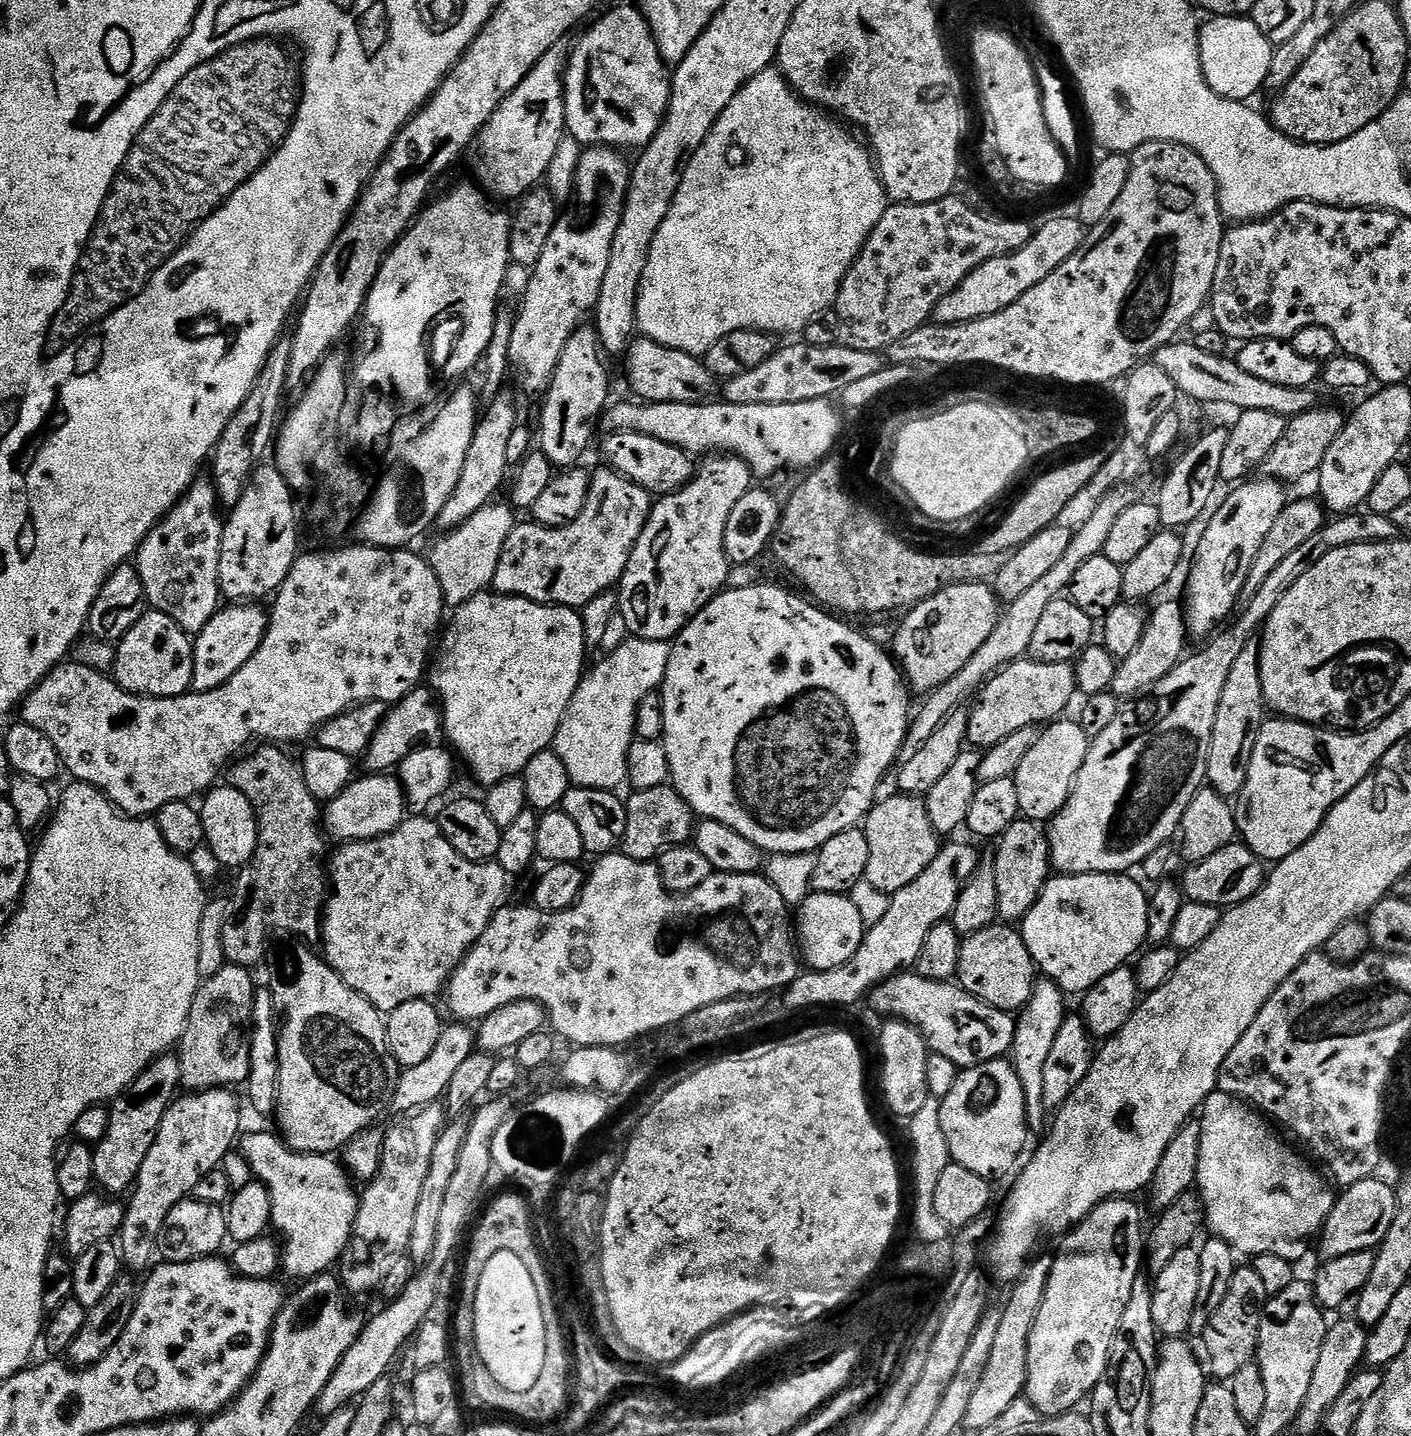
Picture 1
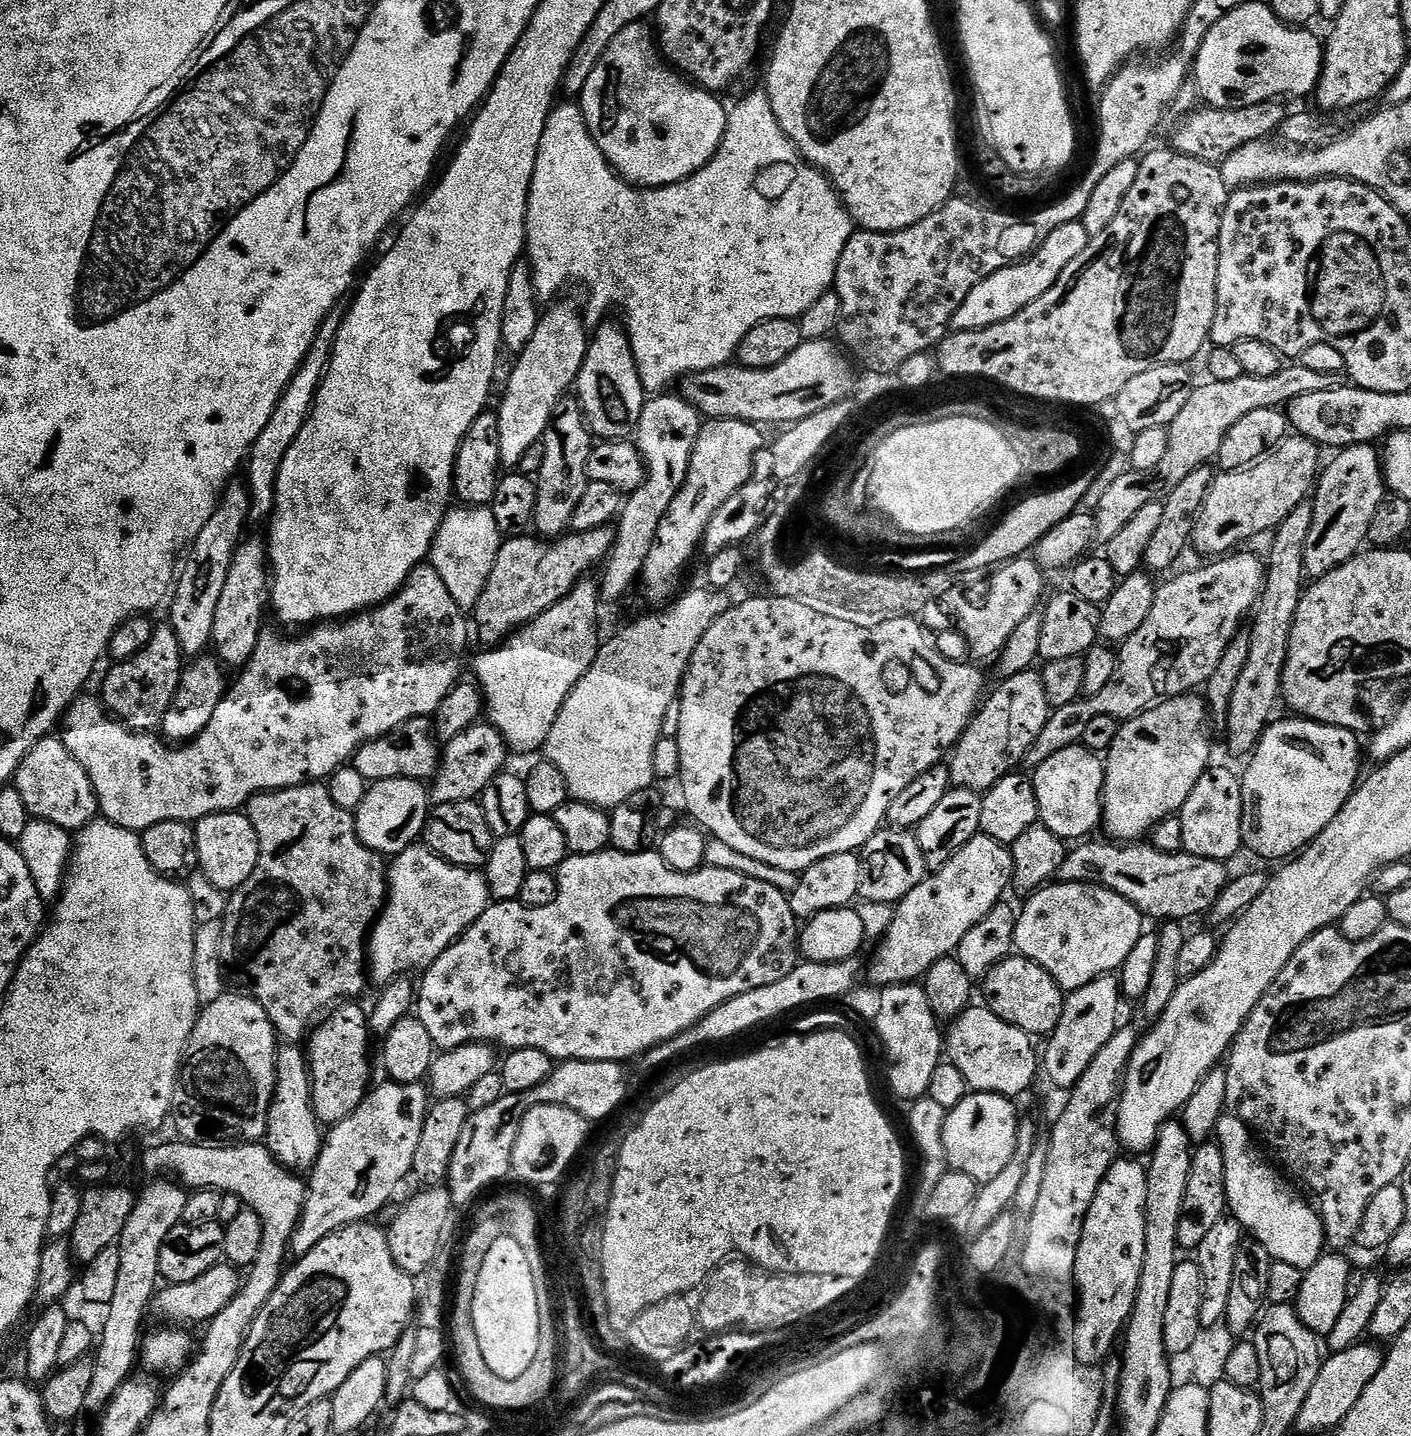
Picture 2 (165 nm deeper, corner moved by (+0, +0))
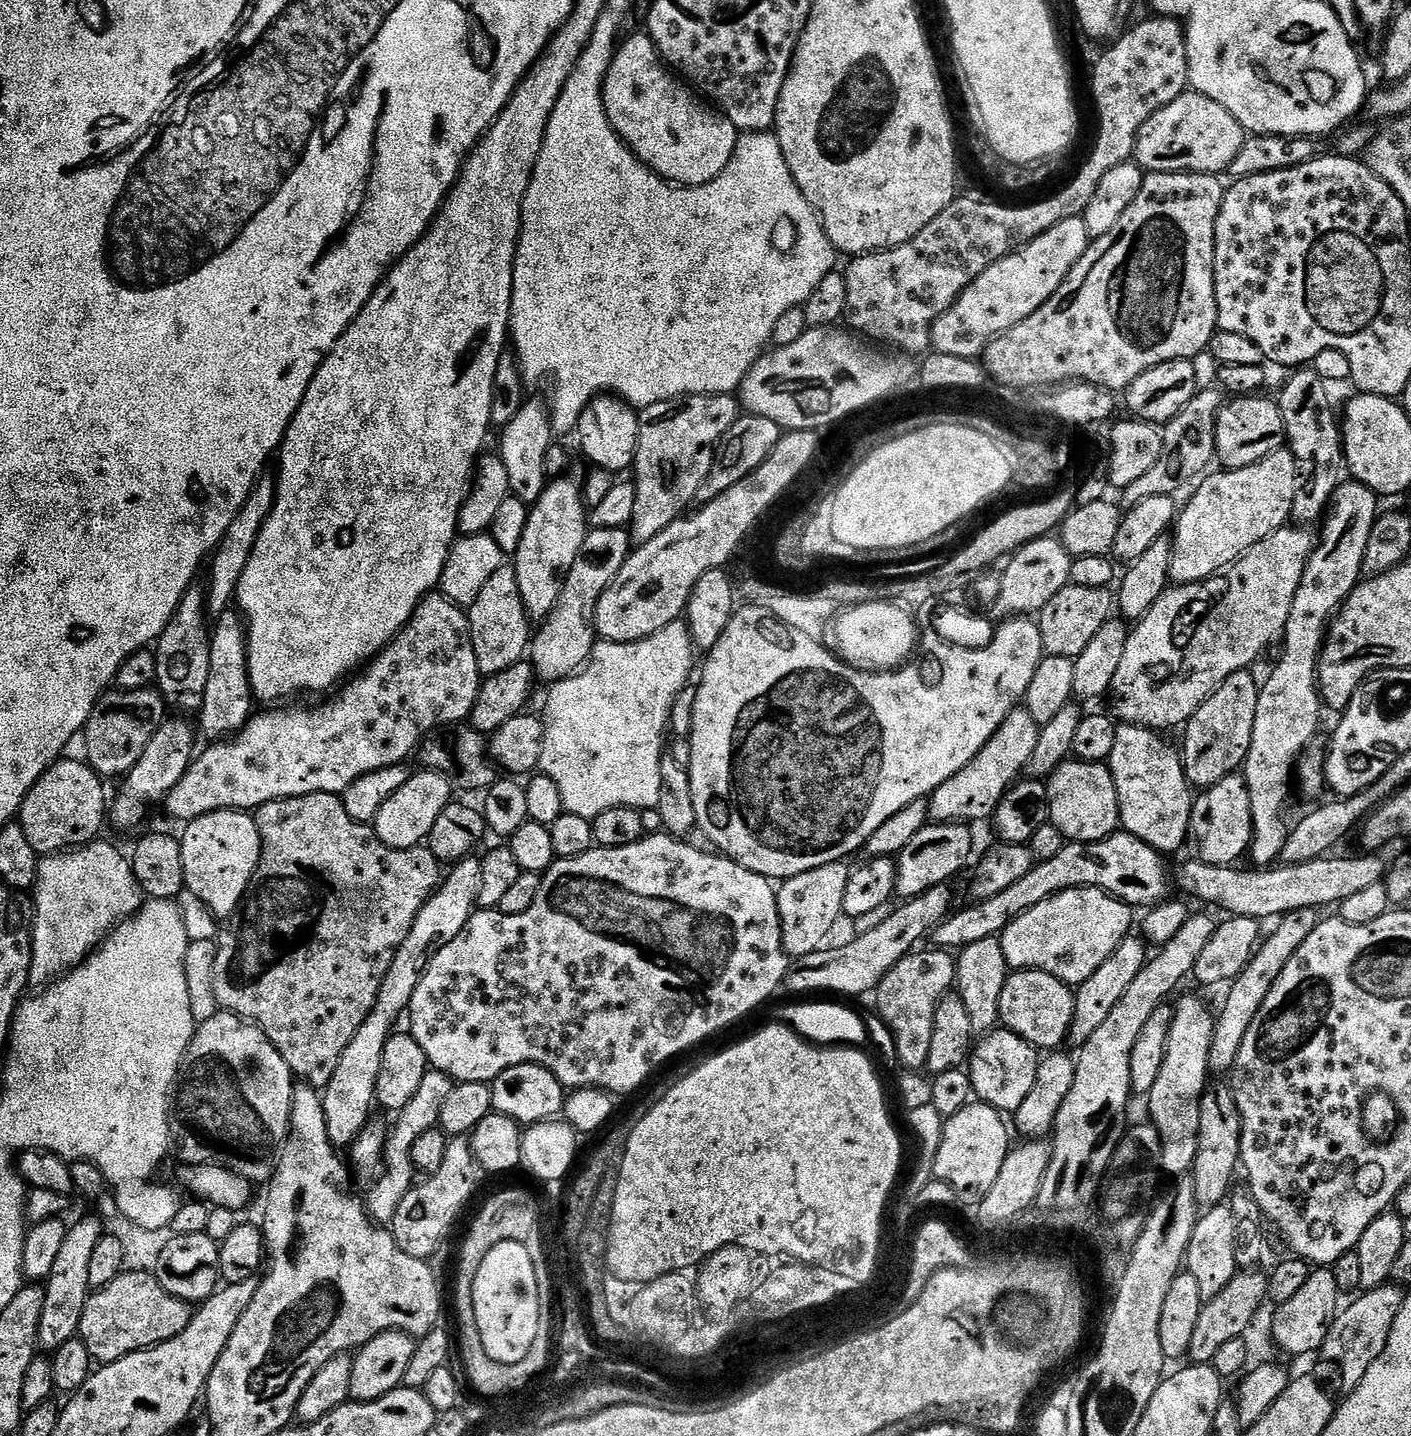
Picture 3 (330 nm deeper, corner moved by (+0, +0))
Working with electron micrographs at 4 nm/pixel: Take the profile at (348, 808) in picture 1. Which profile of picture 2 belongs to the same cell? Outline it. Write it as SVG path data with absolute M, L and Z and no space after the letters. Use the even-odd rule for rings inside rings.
M390 778L369 783L366 798L356 808L356 833L360 841L372 852L378 852L385 858L395 858L398 853L413 847L423 837L424 827L430 811L430 792L419 780L410 778Z

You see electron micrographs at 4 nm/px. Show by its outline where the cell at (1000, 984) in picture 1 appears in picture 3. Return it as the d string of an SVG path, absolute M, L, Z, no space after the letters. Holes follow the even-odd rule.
M1037 968L1016 970L1009 975L1006 986L1002 986L1000 1024L1037 1050L1056 1050L1067 1041L1074 1022L1075 1002L1075 991L1058 978Z

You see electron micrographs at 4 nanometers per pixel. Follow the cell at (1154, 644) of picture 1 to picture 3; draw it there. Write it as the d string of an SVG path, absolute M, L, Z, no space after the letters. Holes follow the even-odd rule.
M1285 526L1262 542L1250 546L1223 572L1199 584L1178 584L1165 588L1142 619L1135 621L1128 633L1118 674L1110 689L1111 715L1125 724L1165 730L1188 723L1188 720L1230 678L1230 674L1251 669L1272 639L1279 637L1290 618L1290 606L1302 580L1305 566L1312 556L1314 536L1304 526Z

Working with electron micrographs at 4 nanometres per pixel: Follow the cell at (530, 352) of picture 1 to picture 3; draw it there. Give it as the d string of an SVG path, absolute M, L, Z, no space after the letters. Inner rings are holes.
M525 399L522 410L518 410L514 422L510 422L499 433L500 448L498 455L506 462L506 474L510 474L510 490L523 504L536 504L542 498L544 486L549 476L544 473L546 466L546 450L554 443L554 429L550 408L540 400Z

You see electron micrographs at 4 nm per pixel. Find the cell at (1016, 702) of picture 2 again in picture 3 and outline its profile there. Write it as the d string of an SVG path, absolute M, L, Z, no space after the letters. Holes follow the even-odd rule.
M1013 707L1012 713L1004 719L1002 726L998 726L998 730L990 738L990 742L986 742L986 746L982 746L980 753L961 772L954 774L954 778L946 778L946 782L942 782L942 786L938 786L932 791L928 800L929 817L936 822L973 822L972 820L984 820L987 816L988 819L995 817L998 802L1006 795L1009 788L1021 779L1022 773L1027 769L1030 754L1034 754L1034 750L1038 746L1040 729L1041 725L1036 724L1034 718L1030 718L1027 708Z

